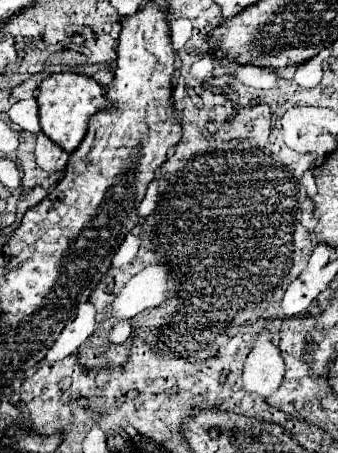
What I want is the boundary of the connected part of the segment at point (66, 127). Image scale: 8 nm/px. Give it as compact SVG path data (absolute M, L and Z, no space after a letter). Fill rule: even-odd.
M64 72L64 74L52 74L48 76L42 86L40 86L40 94L38 94L38 108L40 108L40 128L42 132L54 140L58 146L66 148L66 152L74 152L82 138L88 132L88 122L94 114L102 112L108 108L108 98L106 98L106 90L94 82L88 76L80 76L74 72Z

